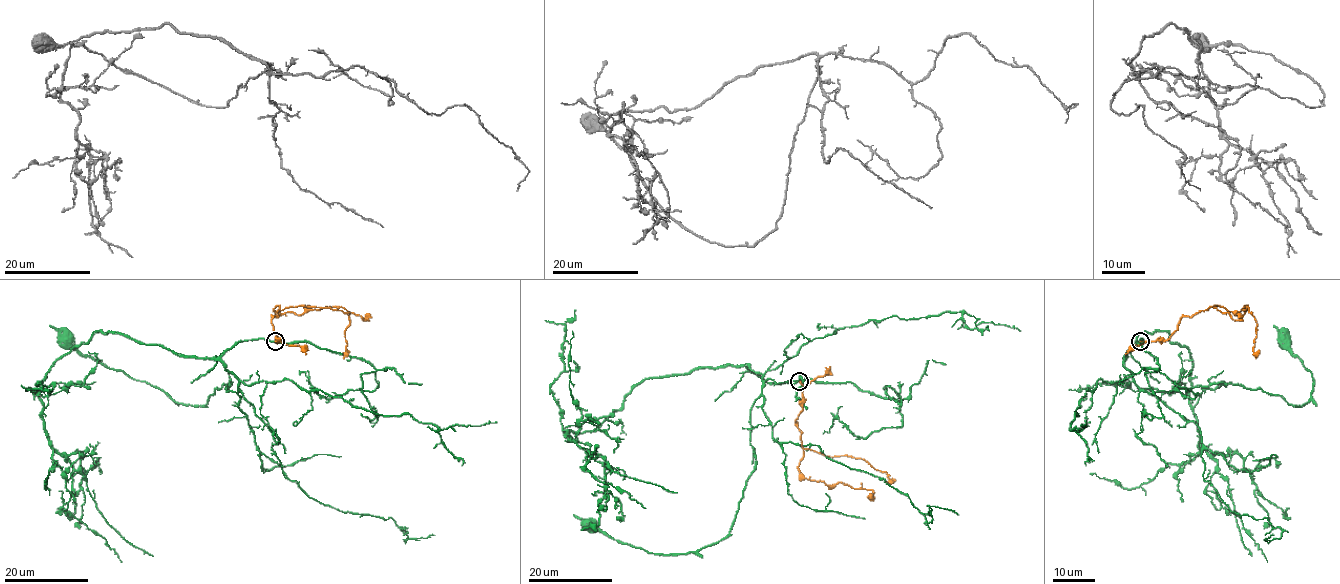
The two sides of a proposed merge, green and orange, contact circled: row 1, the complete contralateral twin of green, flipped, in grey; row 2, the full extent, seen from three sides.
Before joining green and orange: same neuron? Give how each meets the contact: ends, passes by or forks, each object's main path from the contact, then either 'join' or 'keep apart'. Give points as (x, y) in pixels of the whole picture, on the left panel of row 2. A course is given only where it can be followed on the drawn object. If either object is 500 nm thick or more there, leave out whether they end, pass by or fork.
green passes by | orange ends | green via (275, 342), (229, 348), (220, 361), (238, 392), (224, 384), (200, 406), (85, 356), (66, 339) | orange via (275, 342), (272, 319), (278, 306), (274, 309), (281, 313), (302, 314), (343, 307), (349, 314), (343, 358) | keep apart

